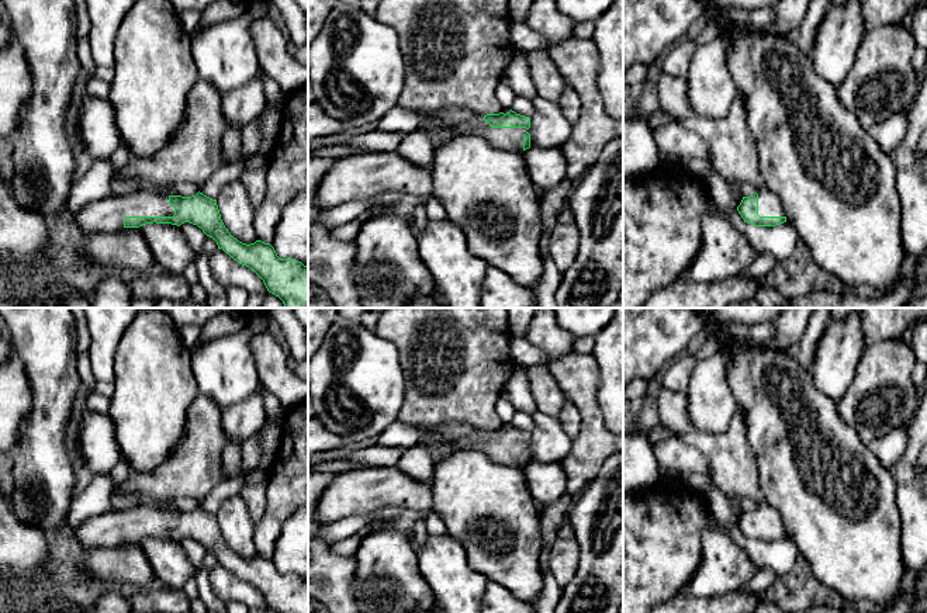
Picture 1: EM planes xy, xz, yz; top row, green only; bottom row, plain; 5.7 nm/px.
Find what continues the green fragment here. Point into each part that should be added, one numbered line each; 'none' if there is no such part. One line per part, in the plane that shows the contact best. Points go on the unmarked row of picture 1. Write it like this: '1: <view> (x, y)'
1: xy (106, 530)

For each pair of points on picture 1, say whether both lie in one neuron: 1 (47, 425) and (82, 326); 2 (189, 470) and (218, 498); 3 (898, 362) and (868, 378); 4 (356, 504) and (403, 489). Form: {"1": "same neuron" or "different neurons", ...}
{"1": "different neurons", "2": "different neurons", "3": "same neuron", "4": "same neuron"}

